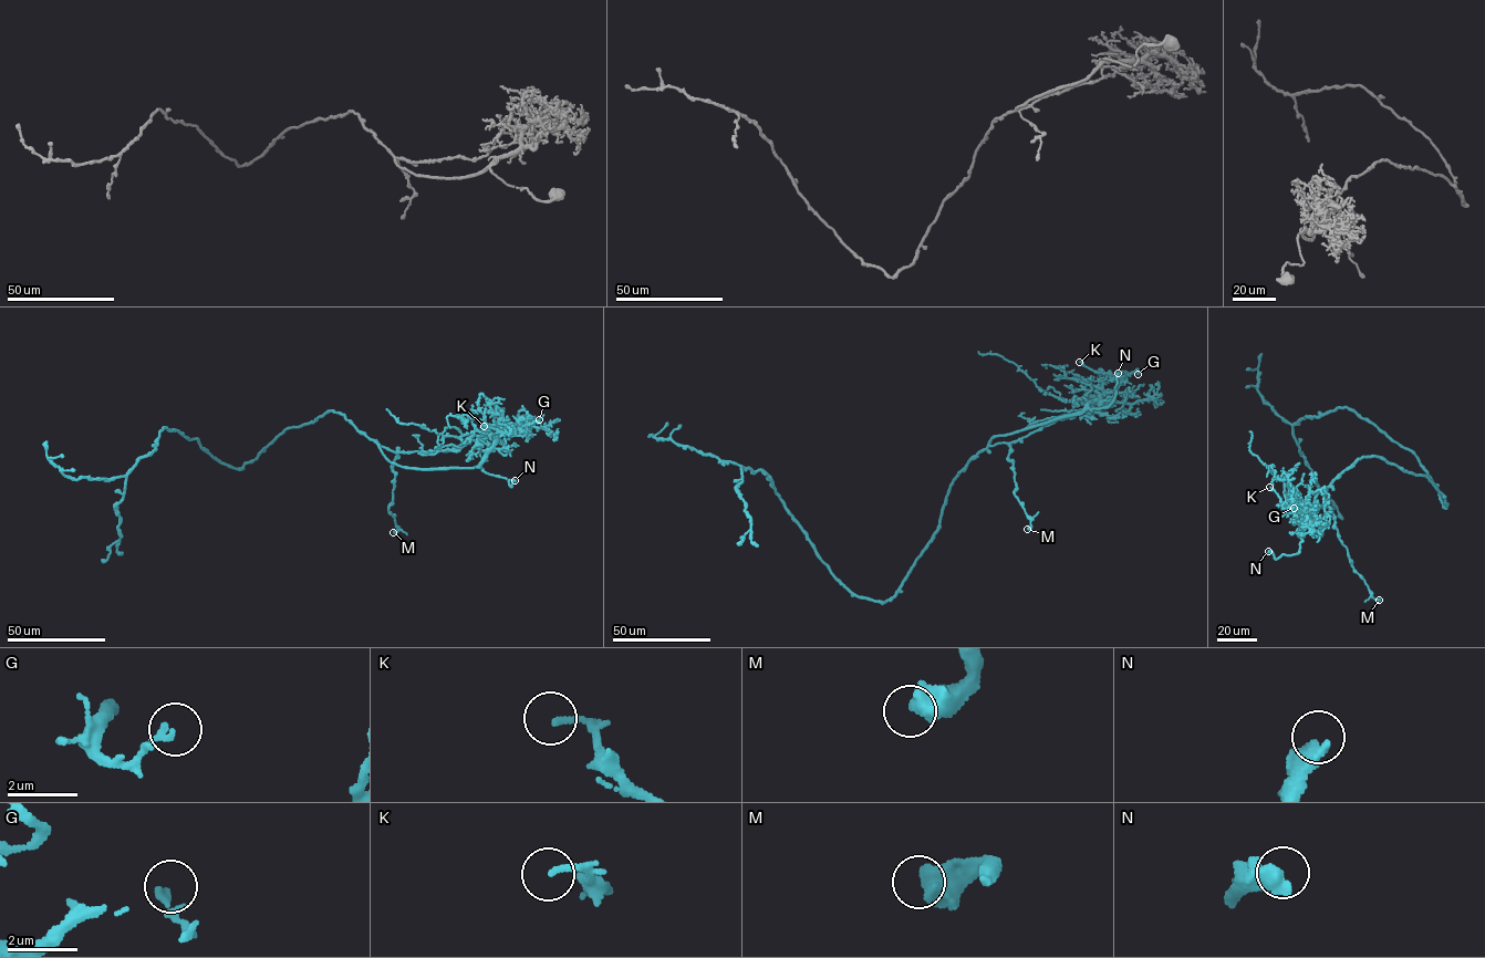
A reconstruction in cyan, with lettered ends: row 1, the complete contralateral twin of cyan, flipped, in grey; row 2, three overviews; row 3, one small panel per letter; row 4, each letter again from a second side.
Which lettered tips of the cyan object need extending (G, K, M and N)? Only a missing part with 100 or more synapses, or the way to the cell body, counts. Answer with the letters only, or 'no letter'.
N

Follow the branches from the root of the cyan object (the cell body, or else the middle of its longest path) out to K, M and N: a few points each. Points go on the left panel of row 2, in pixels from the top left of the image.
K: (292, 427), (332, 410), (372, 439), (391, 461), (436, 469), (473, 468), (501, 428), (508, 434), (484, 426)
M: (292, 427), (332, 410), (397, 454), (388, 510), (397, 528), (393, 532)
N: (292, 427), (332, 410), (344, 415), (398, 465), (478, 466), (509, 479), (511, 487), (515, 480)

